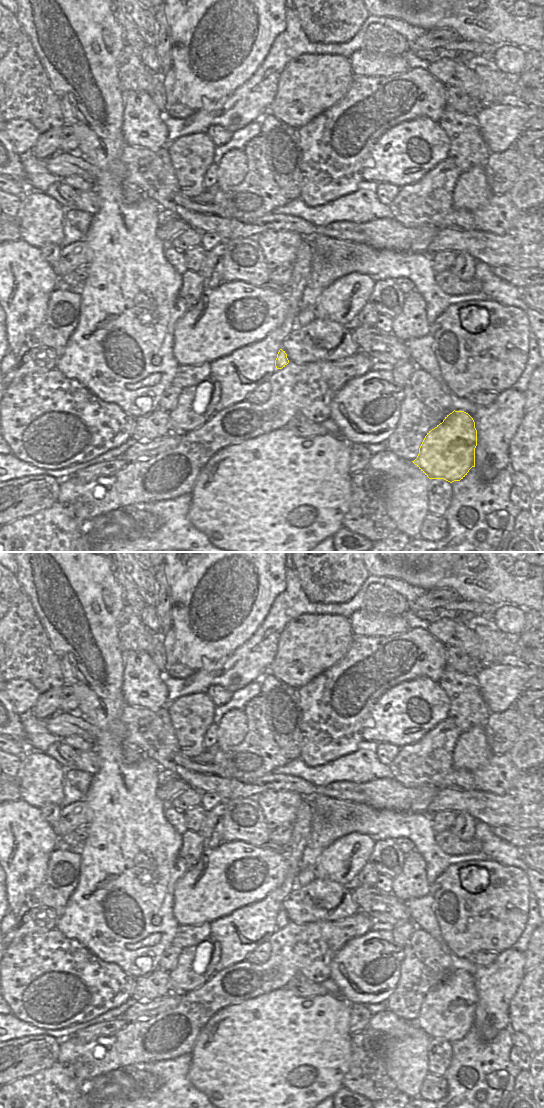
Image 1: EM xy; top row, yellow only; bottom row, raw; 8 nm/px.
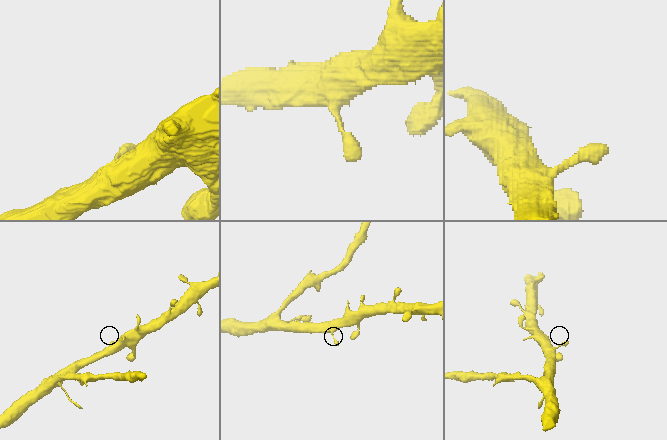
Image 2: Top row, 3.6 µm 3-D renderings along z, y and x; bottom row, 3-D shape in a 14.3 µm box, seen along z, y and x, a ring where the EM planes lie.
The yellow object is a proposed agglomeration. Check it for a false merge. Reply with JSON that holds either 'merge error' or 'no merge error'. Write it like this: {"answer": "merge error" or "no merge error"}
{"answer": "no merge error"}

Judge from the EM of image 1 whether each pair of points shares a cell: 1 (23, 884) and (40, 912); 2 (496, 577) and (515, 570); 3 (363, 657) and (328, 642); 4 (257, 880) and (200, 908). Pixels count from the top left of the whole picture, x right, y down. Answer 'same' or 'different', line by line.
1: different
2: different
3: different
4: same

